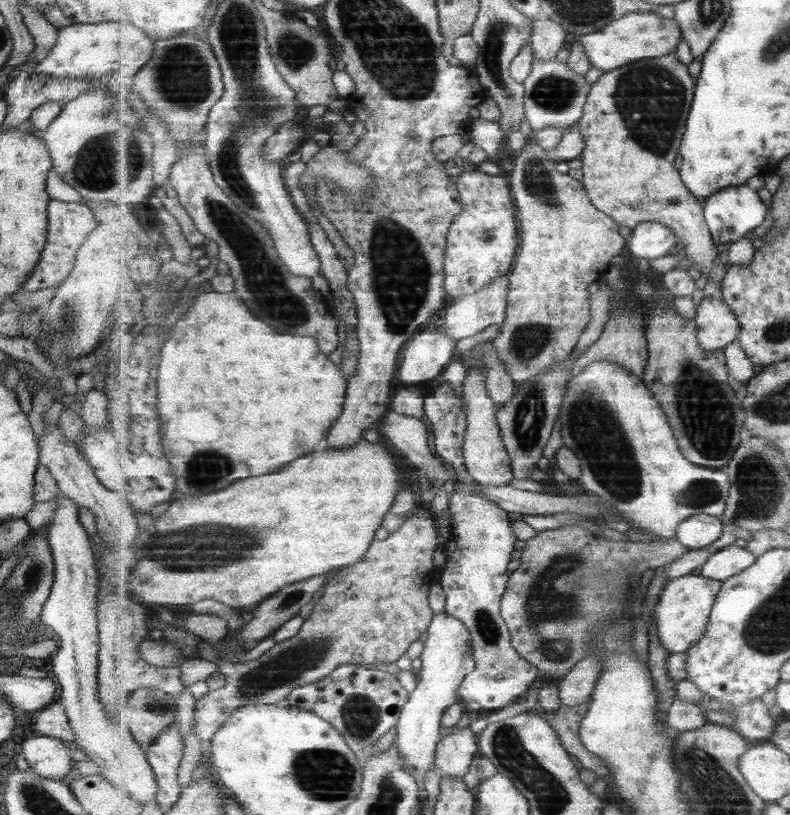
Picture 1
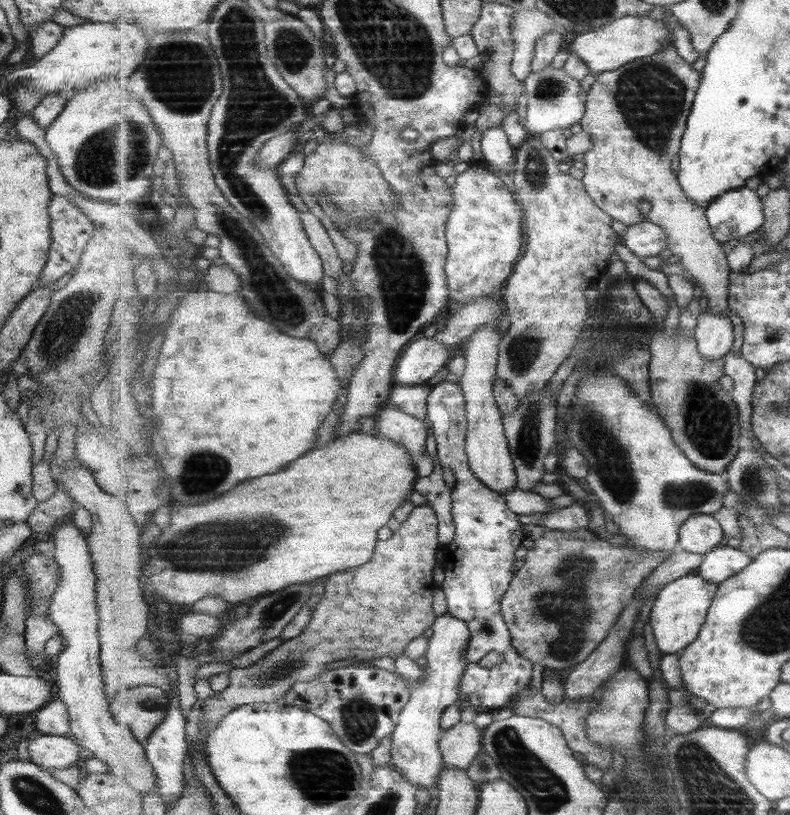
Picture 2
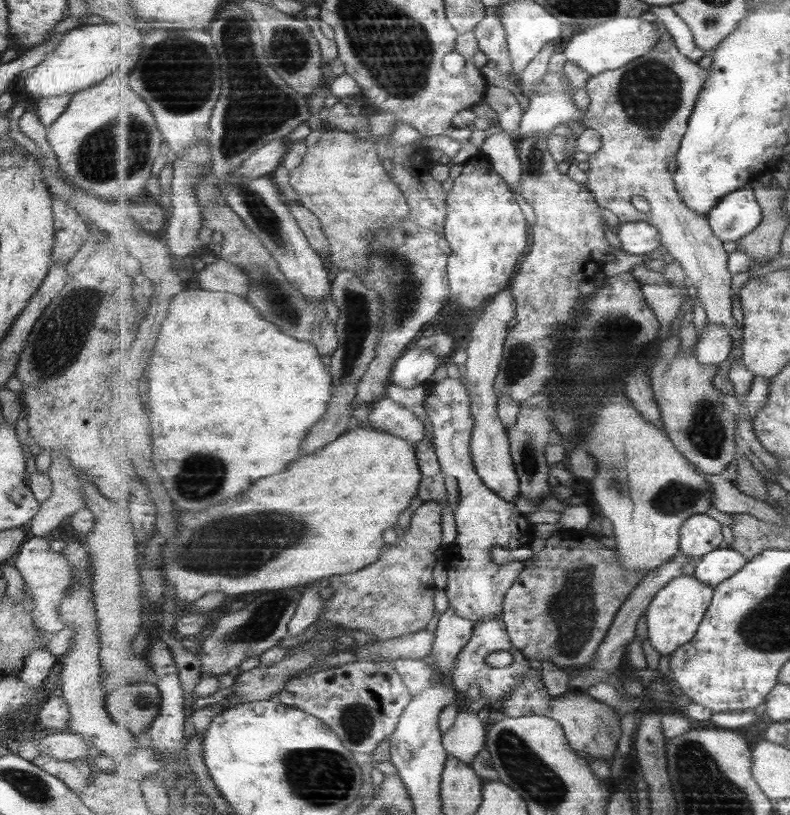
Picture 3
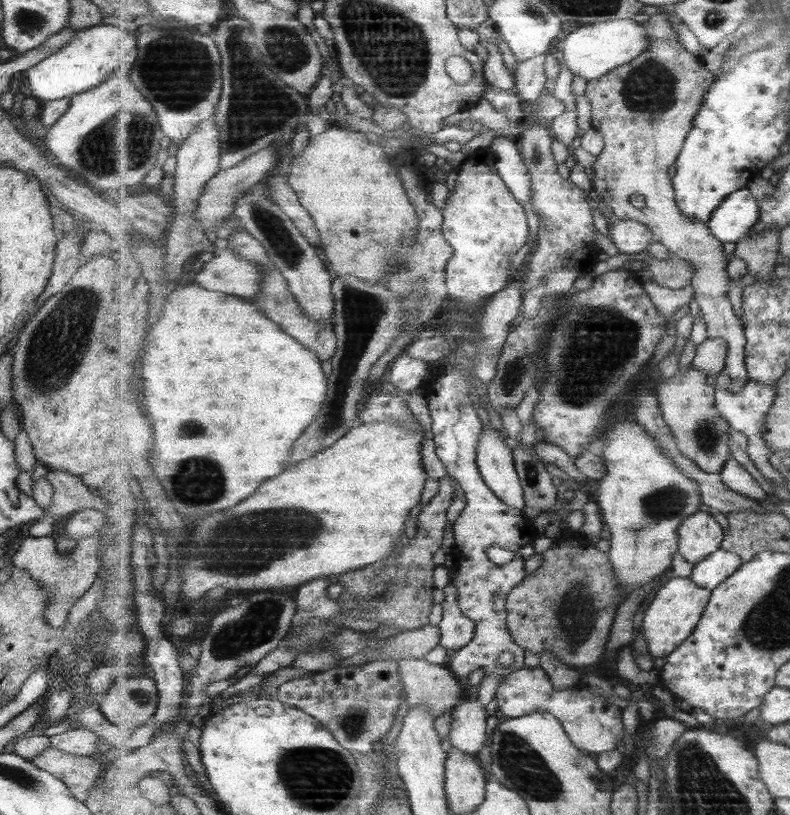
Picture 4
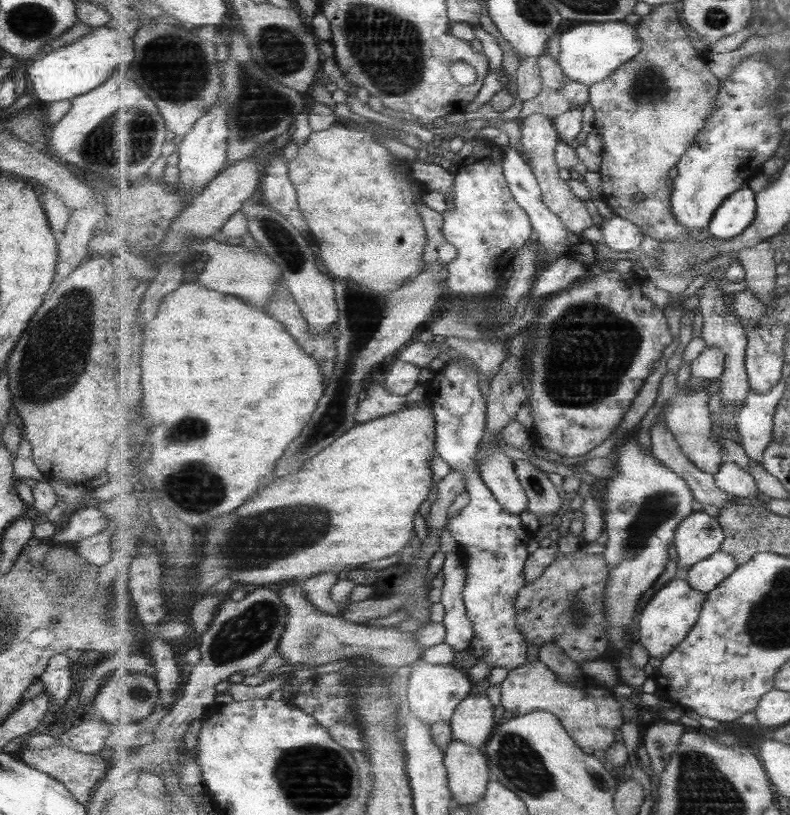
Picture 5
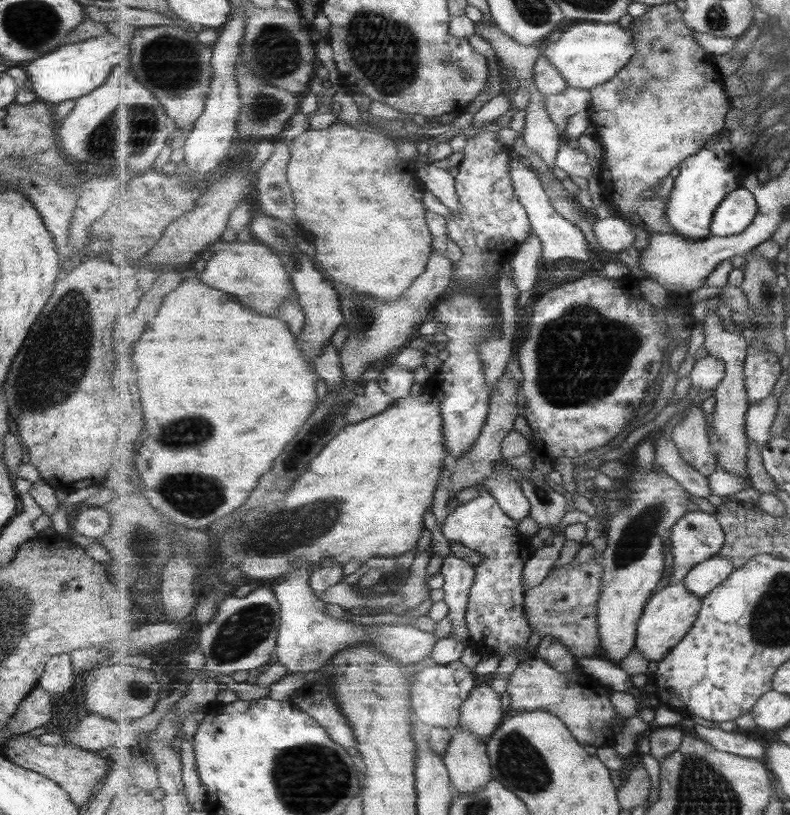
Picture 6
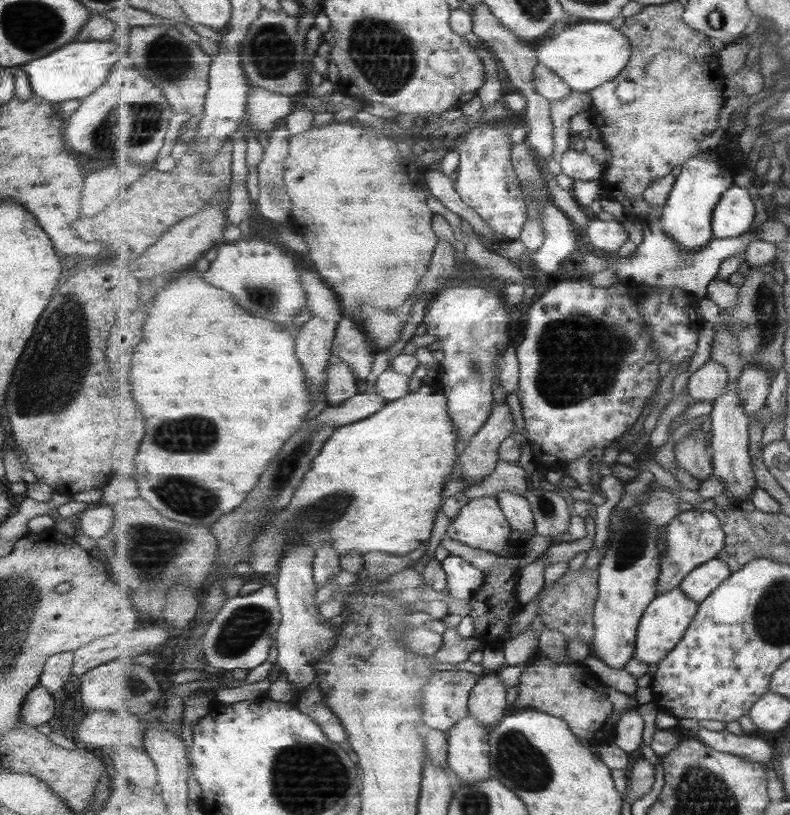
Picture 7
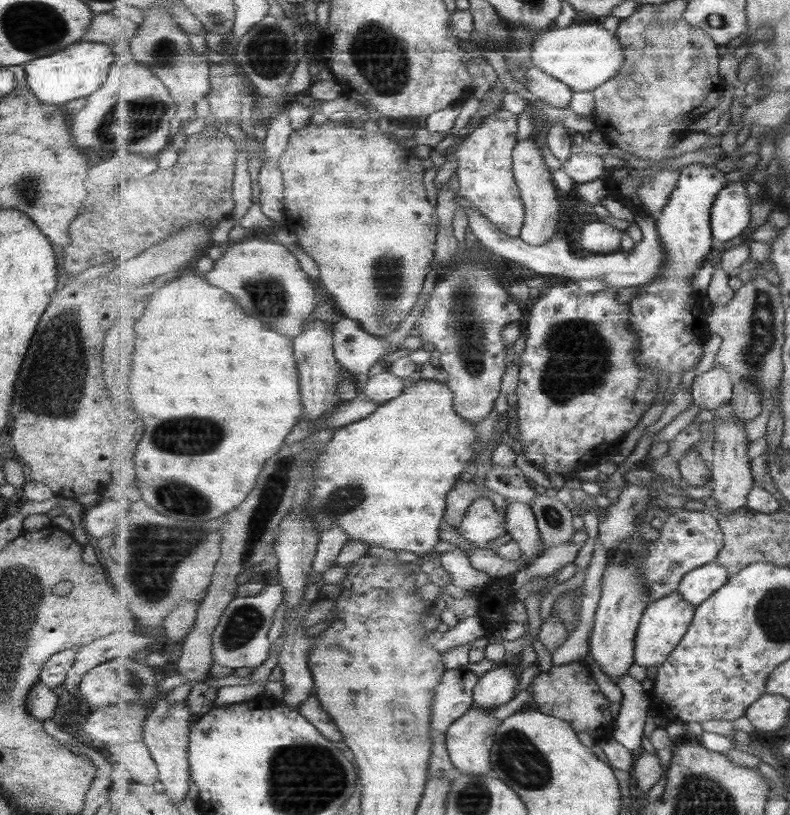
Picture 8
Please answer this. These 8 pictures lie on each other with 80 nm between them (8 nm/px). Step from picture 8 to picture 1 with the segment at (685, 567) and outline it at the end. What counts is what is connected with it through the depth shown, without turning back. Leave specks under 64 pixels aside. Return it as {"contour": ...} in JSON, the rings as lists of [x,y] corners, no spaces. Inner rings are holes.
{"contour":[[[701,513],[690,516],[678,526],[677,539],[689,550],[697,551],[717,542],[723,531],[720,517]]]}

